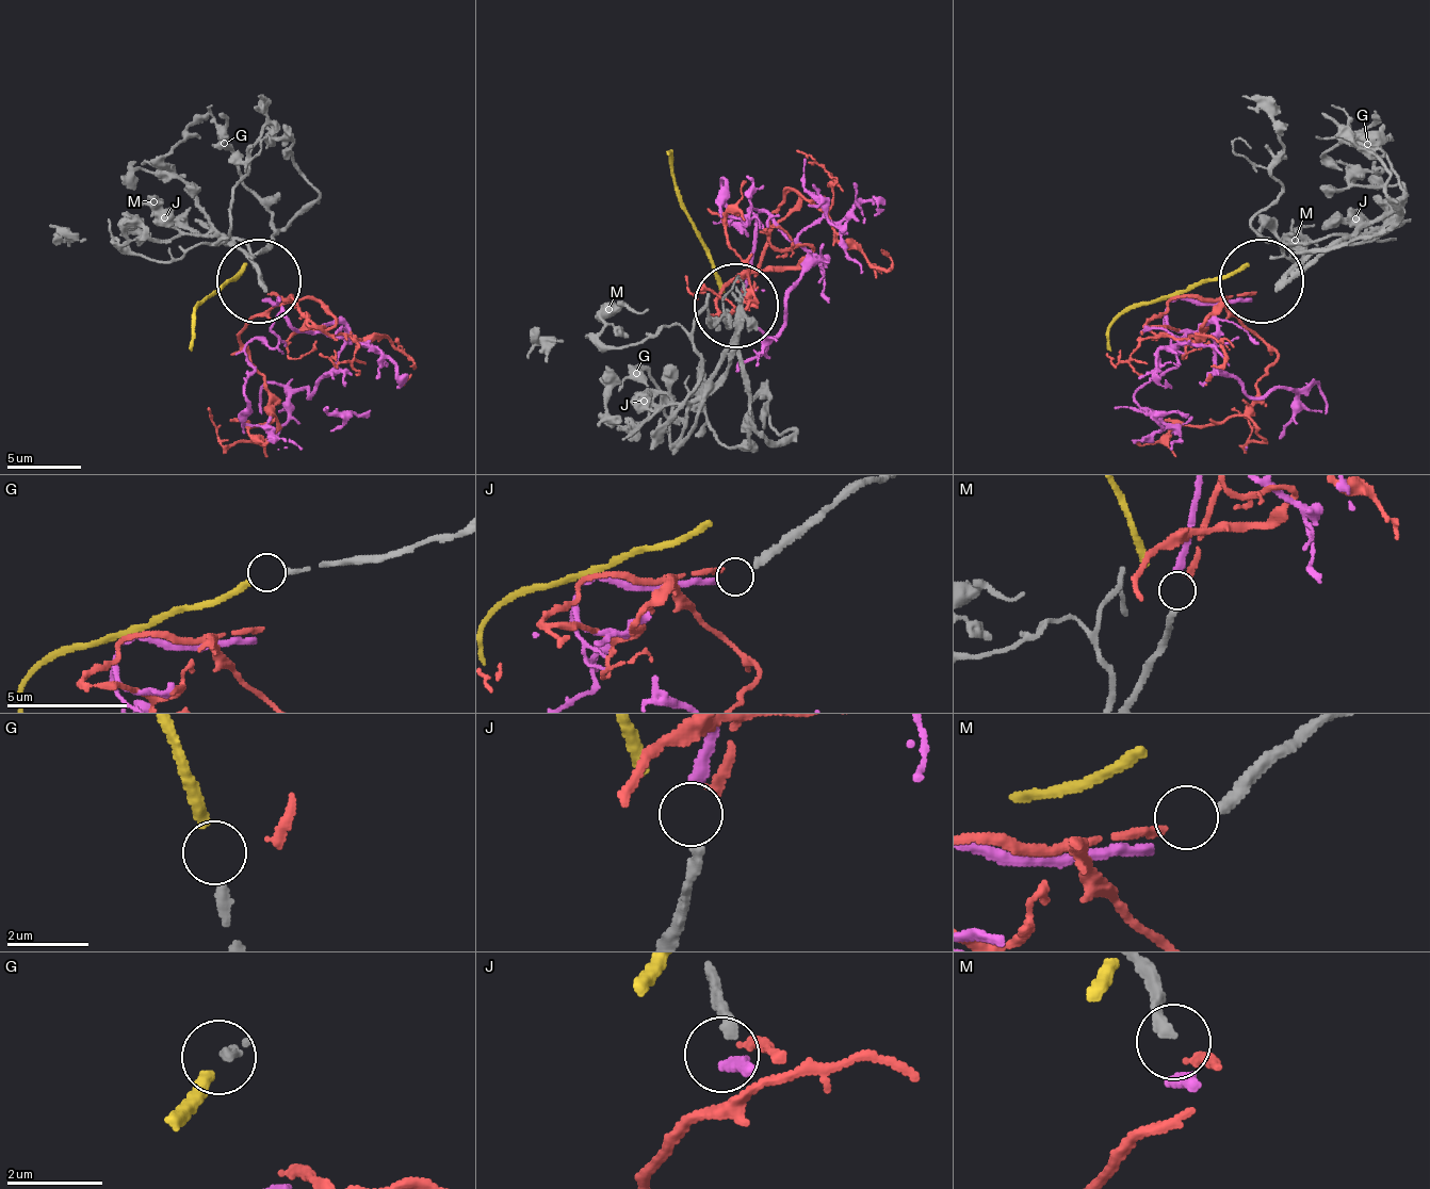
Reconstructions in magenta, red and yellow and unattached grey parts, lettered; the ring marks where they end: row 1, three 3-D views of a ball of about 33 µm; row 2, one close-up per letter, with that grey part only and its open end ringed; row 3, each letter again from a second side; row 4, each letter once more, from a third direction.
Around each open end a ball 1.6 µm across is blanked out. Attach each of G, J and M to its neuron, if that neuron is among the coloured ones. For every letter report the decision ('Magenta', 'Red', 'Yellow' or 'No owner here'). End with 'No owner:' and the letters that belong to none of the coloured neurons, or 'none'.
G: Yellow
J: Magenta
M: Red
No owner: none

